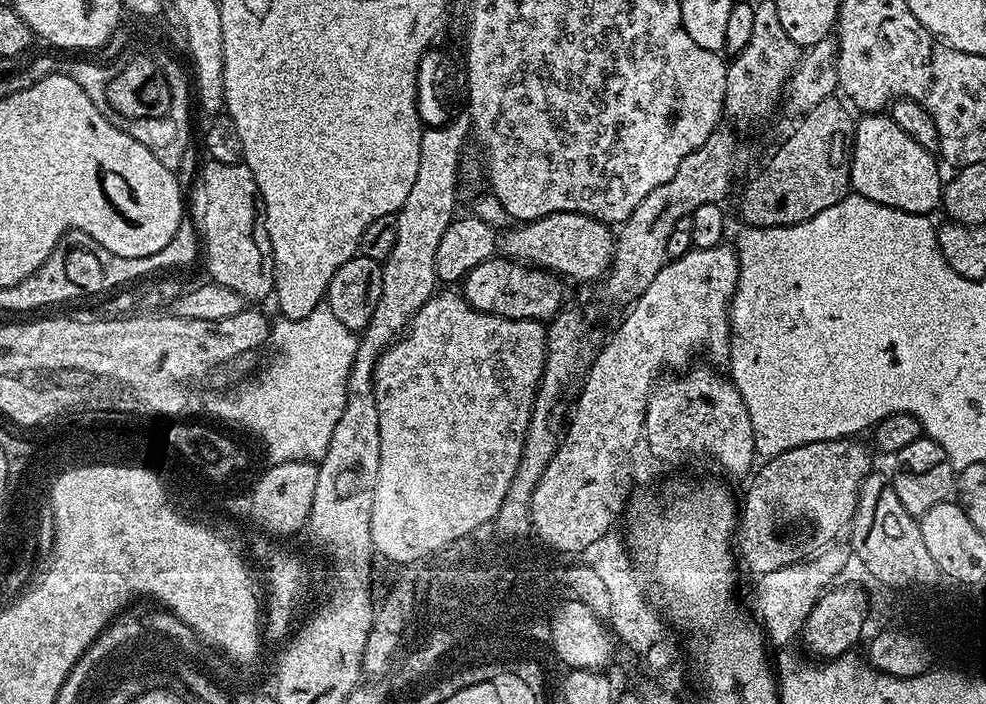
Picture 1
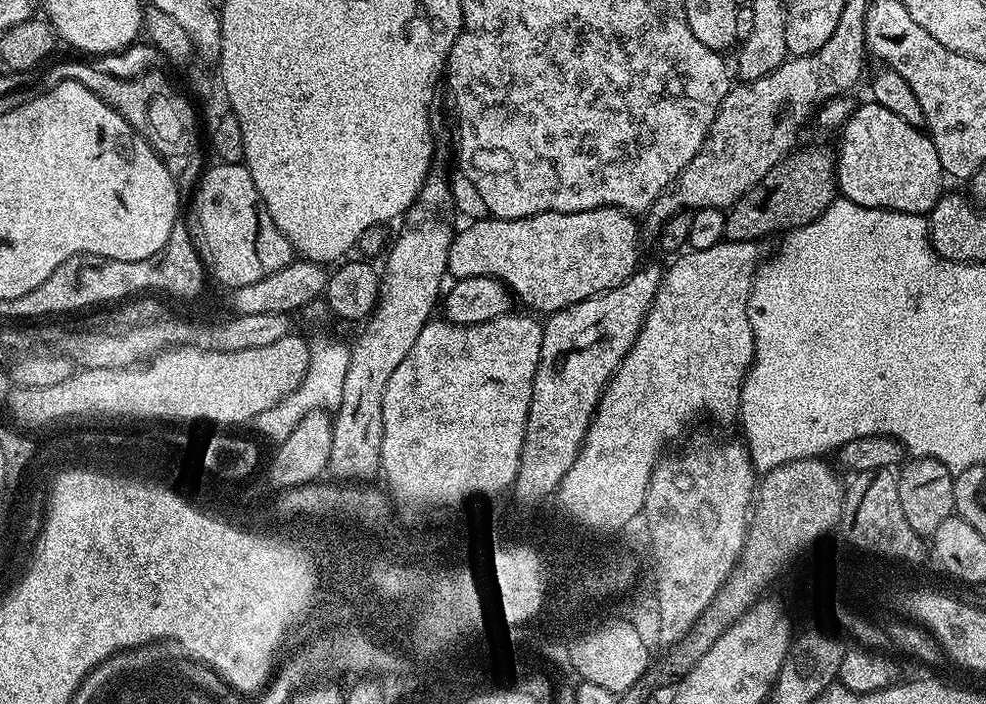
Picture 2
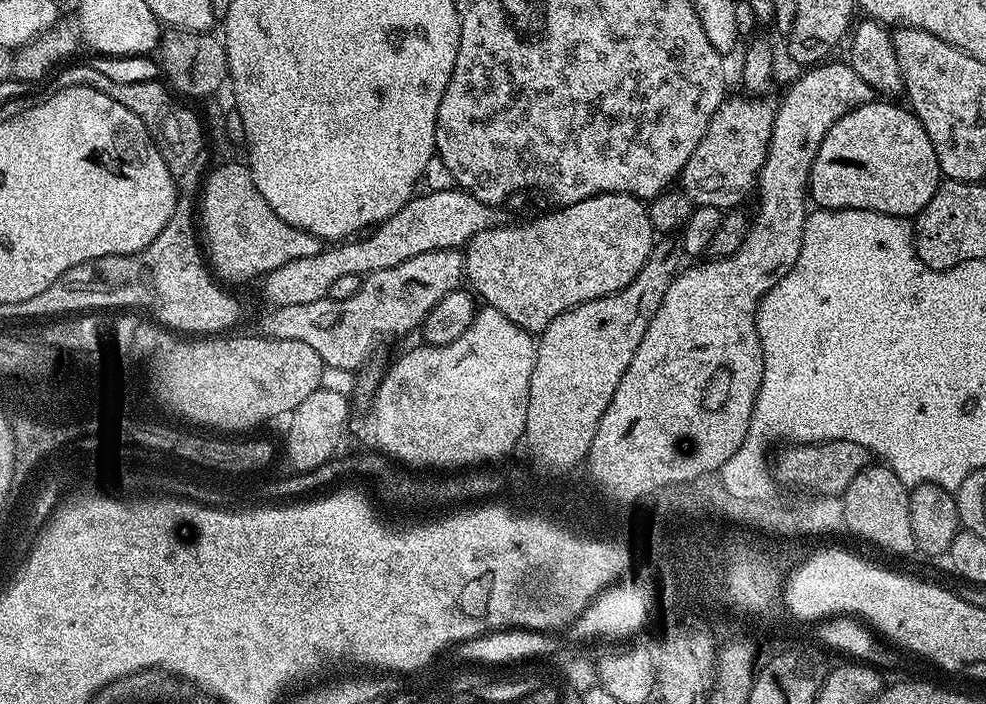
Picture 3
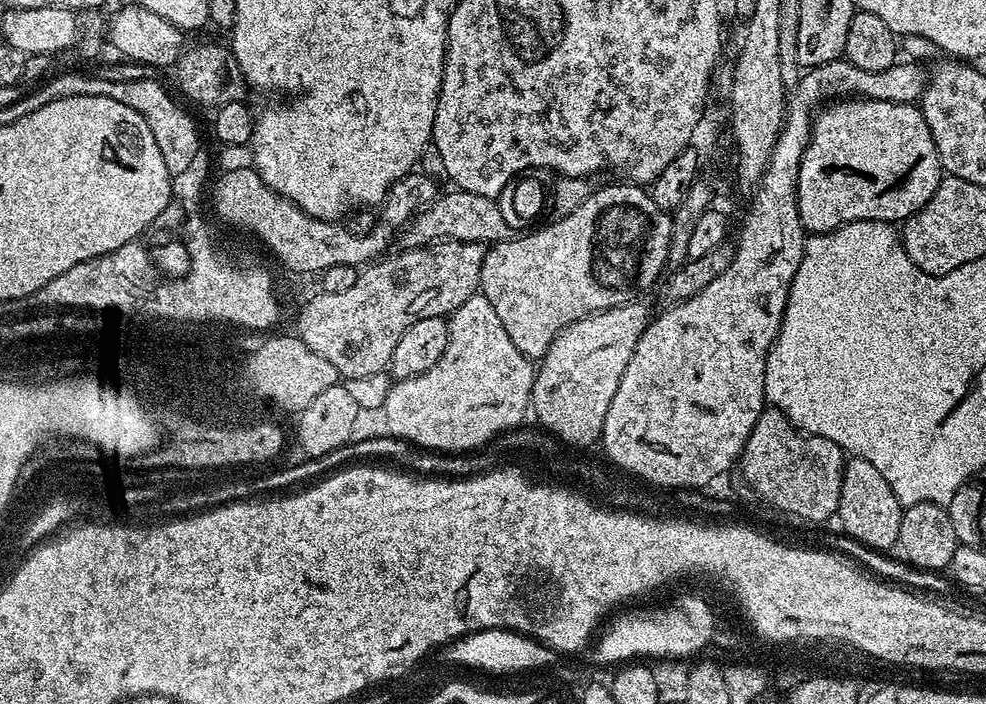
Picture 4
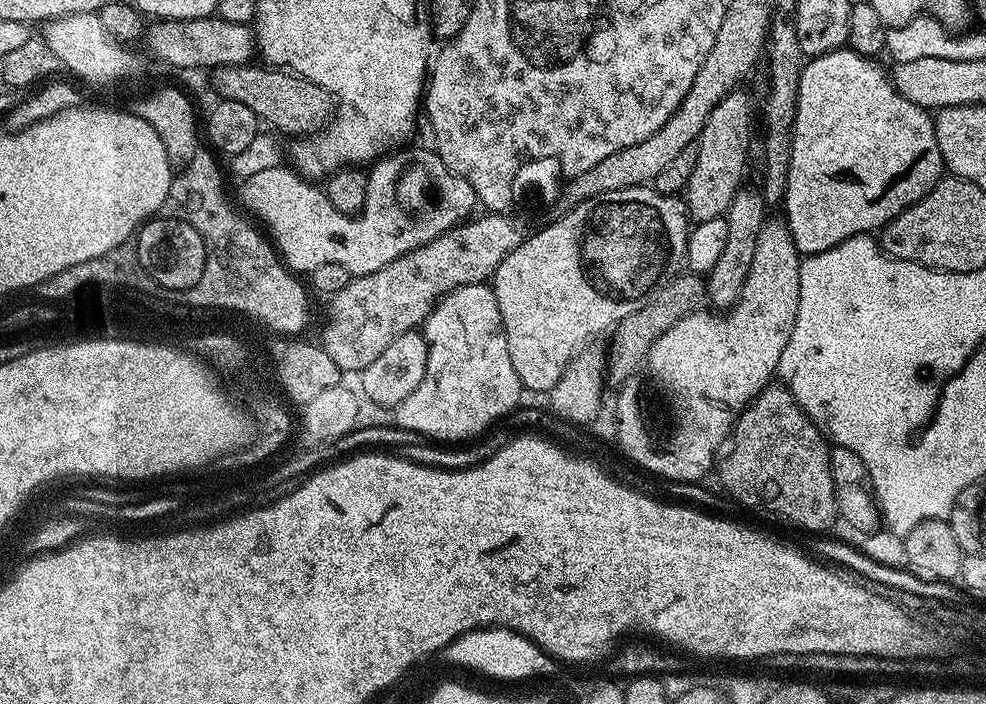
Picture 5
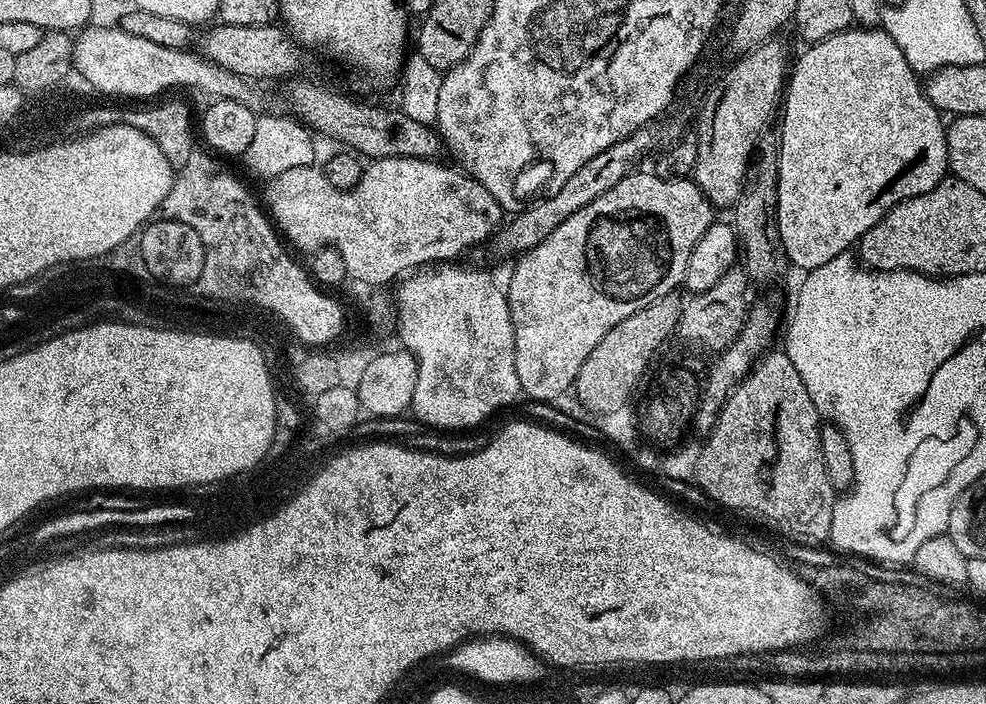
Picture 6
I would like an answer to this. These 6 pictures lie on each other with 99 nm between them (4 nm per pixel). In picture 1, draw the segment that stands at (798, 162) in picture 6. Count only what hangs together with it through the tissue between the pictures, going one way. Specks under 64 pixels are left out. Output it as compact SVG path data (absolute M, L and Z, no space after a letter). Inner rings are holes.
M864 114L856 120L856 135L852 138L852 165L850 166L851 191L862 198L870 198L870 202L878 202L882 206L897 208L903 212L913 212L919 216L932 214L942 204L941 165L936 165L937 157L926 151L914 138L908 137L888 114Z

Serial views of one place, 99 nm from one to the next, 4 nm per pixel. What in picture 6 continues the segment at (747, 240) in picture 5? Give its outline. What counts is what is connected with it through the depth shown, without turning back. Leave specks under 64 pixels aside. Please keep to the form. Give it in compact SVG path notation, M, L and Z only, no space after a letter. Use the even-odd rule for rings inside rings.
M737 266L726 270L710 290L695 293L692 301L685 303L680 310L680 325L675 332L683 334L689 341L695 341L698 345L707 345L713 348L717 354L724 351L739 338L744 331L744 325L748 322L750 311L750 299L748 300L748 288L750 281L743 267Z

